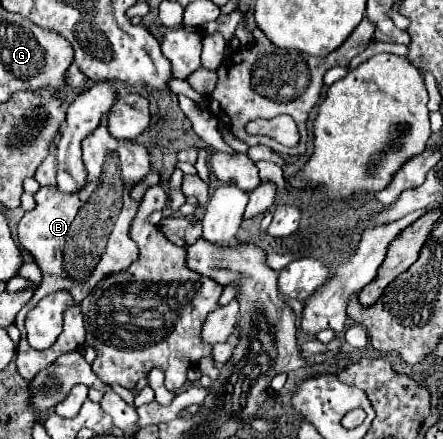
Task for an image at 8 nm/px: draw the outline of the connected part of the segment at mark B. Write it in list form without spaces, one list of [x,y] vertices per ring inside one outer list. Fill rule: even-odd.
[[[102,121],[96,131],[92,131],[82,141],[82,159],[88,171],[88,187],[76,195],[60,195],[56,187],[42,187],[34,195],[36,209],[26,213],[18,223],[20,247],[34,257],[42,271],[42,283],[34,291],[34,297],[16,315],[16,327],[22,333],[16,365],[18,373],[26,381],[34,379],[42,369],[50,367],[62,353],[68,353],[84,343],[86,327],[80,309],[82,299],[94,291],[100,279],[128,269],[130,263],[138,259],[138,247],[128,235],[130,219],[138,211],[138,203],[130,199],[130,189],[150,171],[148,149],[136,141],[112,137],[108,133],[106,121]],[[64,289],[70,291],[74,301],[74,305],[64,311],[64,329],[50,349],[36,351],[26,341],[26,315],[38,305],[40,299]]]

